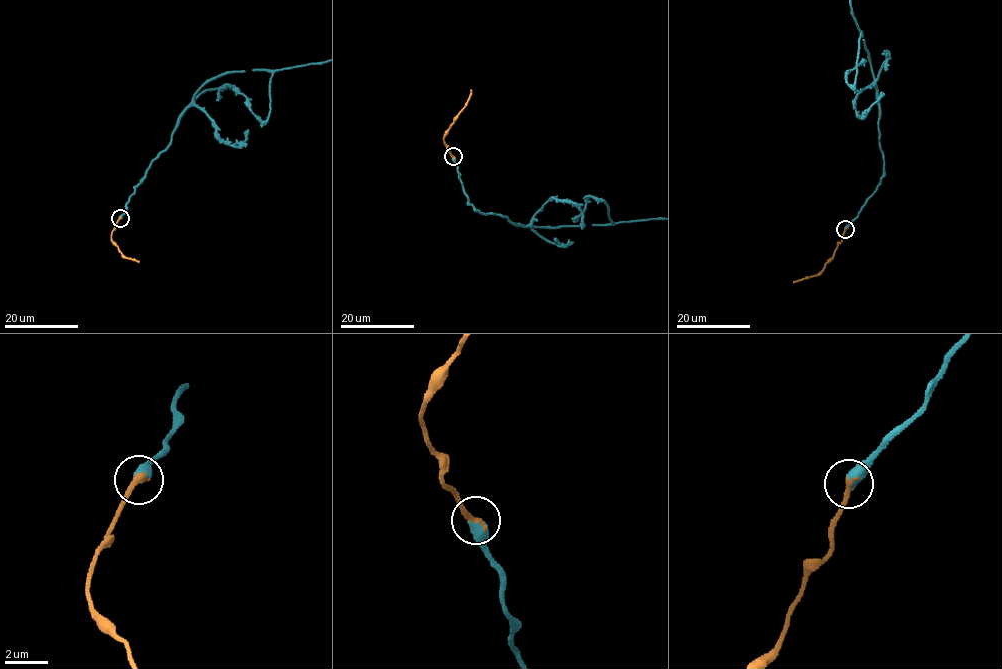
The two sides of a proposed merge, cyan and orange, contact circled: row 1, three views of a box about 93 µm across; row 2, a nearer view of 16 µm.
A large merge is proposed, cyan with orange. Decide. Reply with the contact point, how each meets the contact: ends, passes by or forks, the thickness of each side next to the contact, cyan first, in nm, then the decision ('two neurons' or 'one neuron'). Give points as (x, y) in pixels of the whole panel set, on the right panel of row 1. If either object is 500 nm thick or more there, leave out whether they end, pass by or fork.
(845, 229) | 550/360 nm | one neuron

